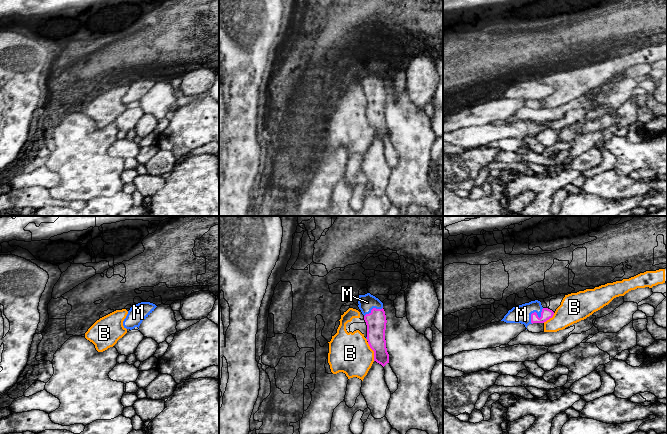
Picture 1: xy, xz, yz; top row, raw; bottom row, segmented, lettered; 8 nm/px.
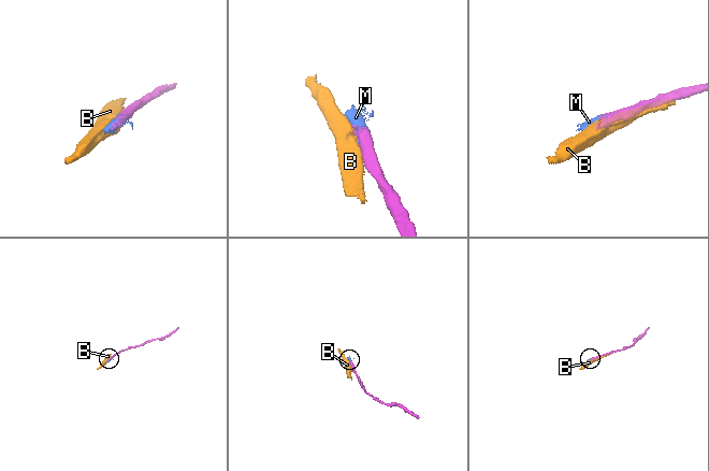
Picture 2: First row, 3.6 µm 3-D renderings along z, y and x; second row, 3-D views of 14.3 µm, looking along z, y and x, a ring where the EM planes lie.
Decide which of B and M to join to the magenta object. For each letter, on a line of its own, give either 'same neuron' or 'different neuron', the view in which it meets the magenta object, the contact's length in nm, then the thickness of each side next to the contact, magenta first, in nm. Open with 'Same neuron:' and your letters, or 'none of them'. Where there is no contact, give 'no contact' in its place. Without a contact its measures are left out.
Same neuron: M
B: different neuron | xz | 160 nm | 160/320 nm
M: same neuron | yz | 160 nm | 90/140 nm

